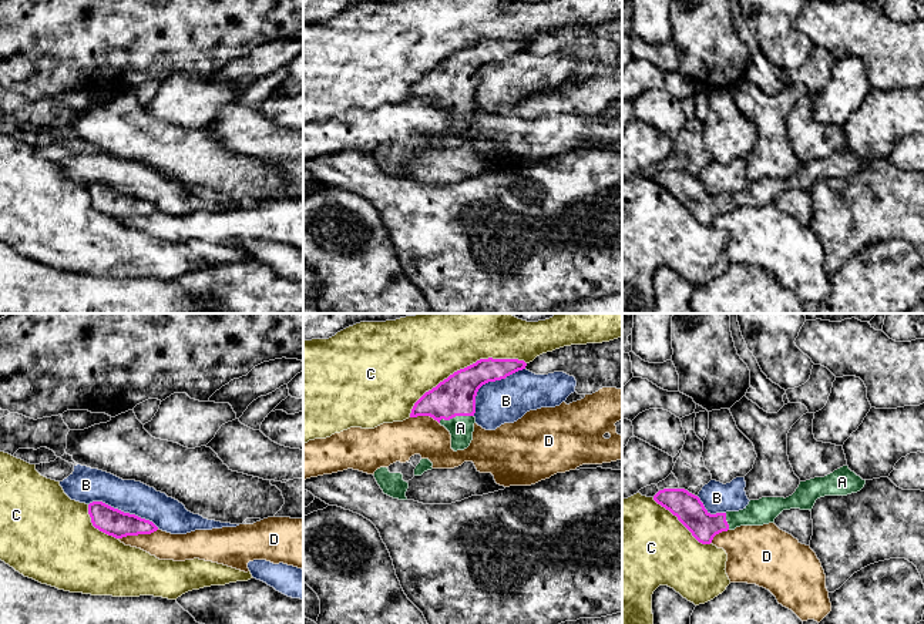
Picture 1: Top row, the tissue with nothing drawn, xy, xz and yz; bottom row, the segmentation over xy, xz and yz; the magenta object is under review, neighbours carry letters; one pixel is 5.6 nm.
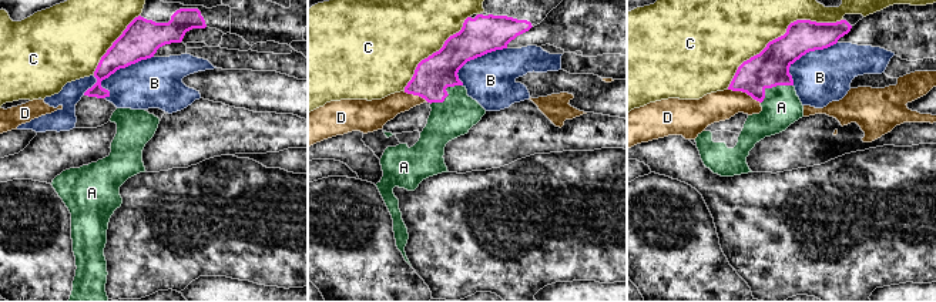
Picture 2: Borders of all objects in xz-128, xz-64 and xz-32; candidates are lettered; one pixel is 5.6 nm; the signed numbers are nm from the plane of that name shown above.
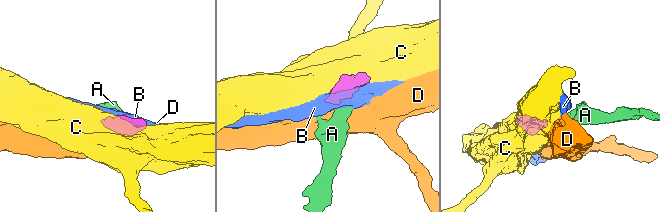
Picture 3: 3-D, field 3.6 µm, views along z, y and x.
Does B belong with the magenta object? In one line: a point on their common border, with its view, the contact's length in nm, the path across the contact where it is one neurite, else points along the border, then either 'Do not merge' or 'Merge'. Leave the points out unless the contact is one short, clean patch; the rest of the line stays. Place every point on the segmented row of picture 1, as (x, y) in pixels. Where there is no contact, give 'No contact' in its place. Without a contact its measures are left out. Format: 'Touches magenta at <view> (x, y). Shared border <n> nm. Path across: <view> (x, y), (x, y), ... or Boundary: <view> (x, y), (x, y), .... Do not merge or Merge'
Touches magenta at xz (489, 381). Shared border 400 nm. Do not merge

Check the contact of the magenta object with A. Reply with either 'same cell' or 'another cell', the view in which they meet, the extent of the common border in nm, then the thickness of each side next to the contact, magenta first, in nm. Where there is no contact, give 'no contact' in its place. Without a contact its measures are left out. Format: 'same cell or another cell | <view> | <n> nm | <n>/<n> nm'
same cell | xz | 200 nm | 220/140 nm

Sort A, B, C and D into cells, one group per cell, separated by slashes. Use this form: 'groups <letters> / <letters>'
groups A / B / C / D

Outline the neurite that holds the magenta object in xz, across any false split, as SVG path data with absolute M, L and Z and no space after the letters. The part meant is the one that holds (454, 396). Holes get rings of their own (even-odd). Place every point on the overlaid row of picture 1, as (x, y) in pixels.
M480 359L460 369L426 392L413 406L410 417L430 416L451 435L451 449L464 450L473 440L476 396L488 383L525 369L518 359Z

